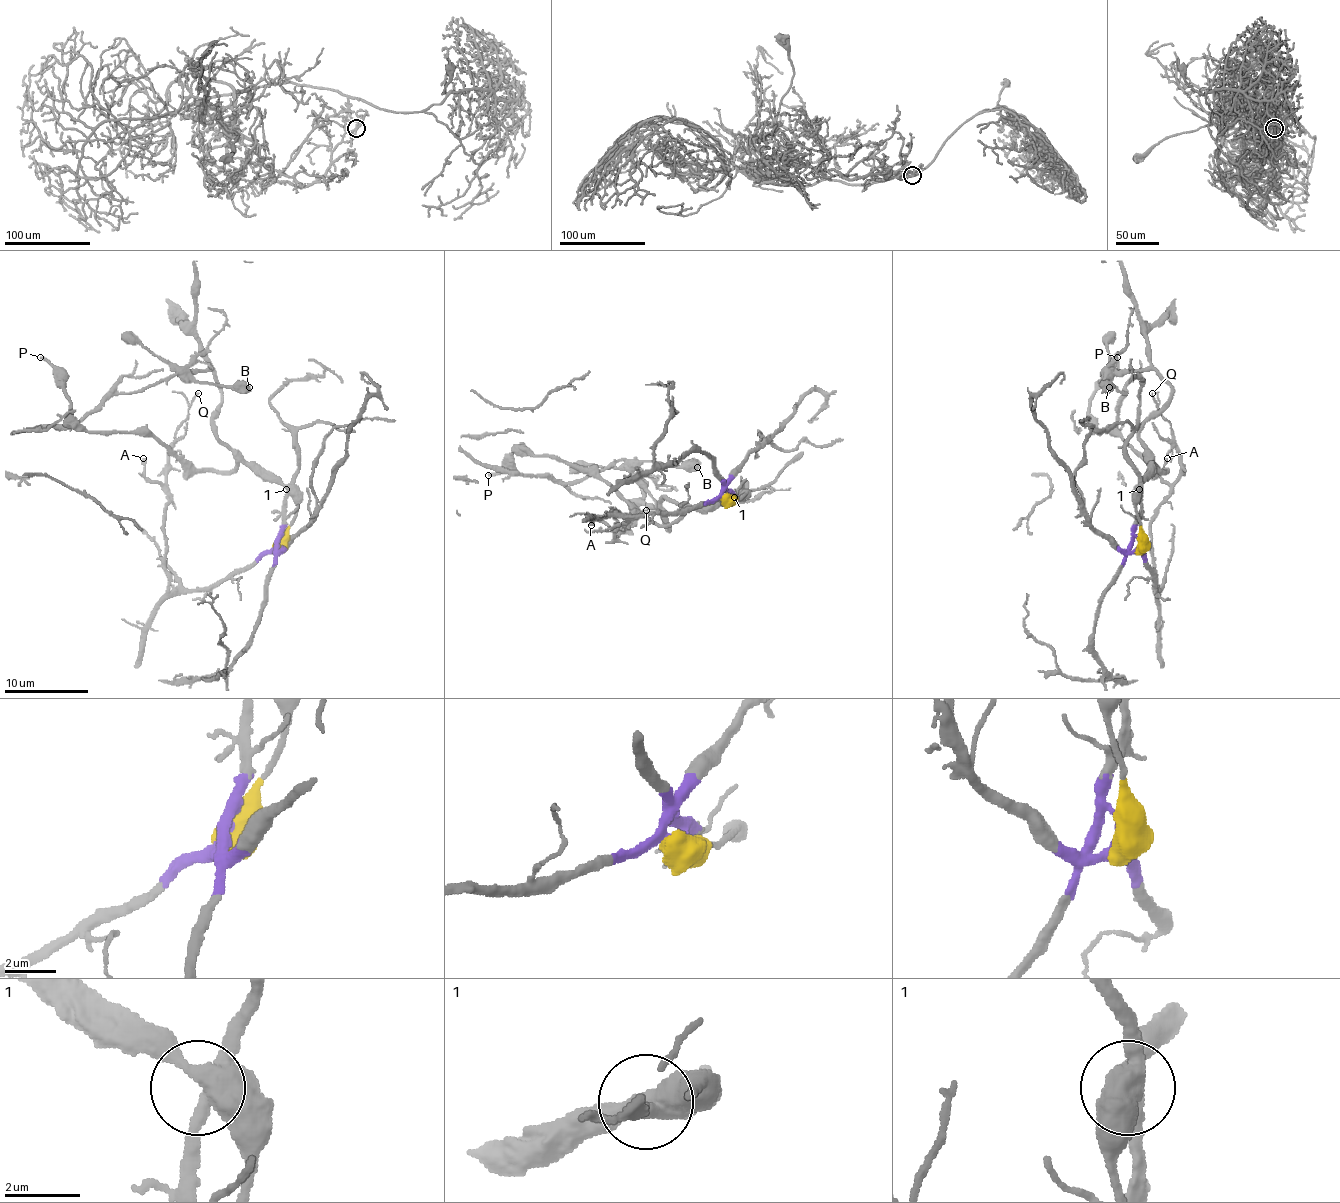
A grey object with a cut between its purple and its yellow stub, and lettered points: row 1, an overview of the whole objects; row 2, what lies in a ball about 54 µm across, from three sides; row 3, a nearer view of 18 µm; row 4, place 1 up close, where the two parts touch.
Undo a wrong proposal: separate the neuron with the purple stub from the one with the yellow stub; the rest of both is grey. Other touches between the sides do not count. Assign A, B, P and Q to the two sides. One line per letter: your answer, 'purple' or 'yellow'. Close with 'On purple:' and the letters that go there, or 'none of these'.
A: purple
B: yellow
P: yellow
Q: purple
On purple: A, Q

